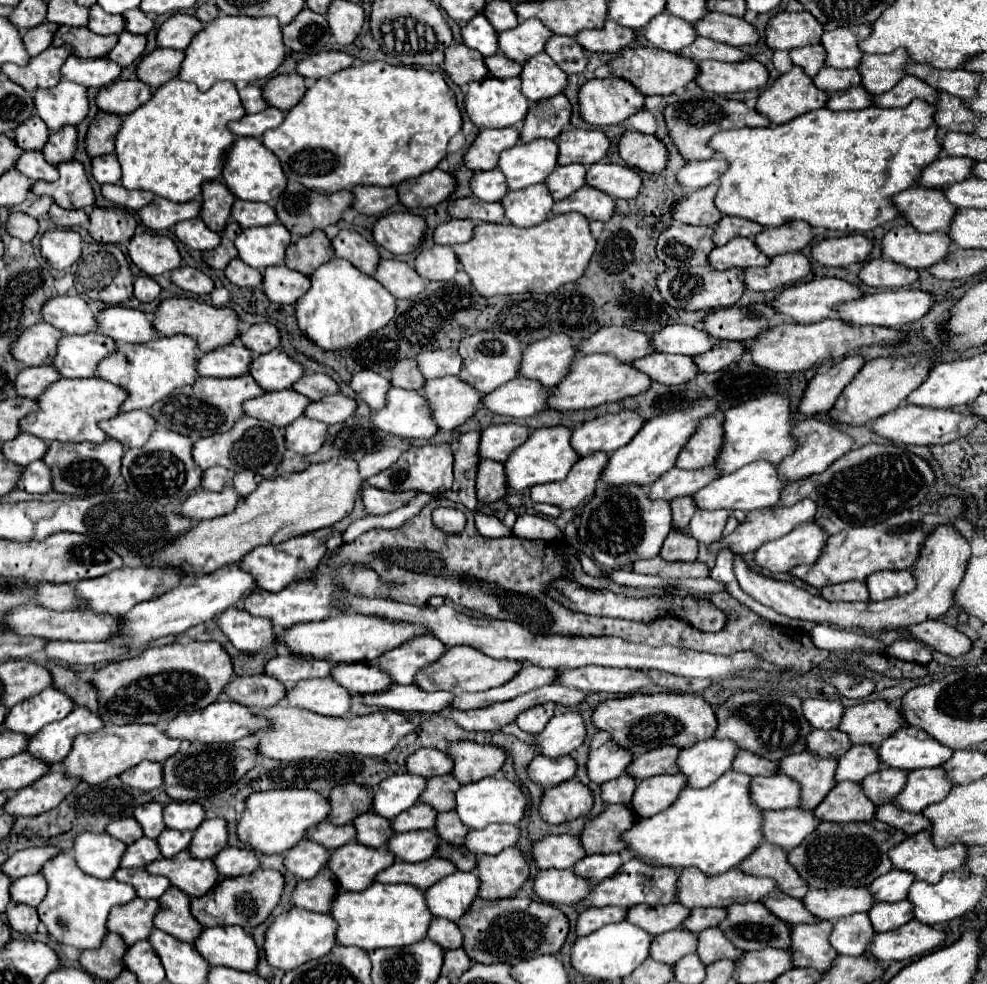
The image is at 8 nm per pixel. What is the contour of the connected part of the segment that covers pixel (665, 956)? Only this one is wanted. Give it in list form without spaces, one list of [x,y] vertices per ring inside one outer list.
[[[677,928],[653,938],[651,958],[673,966],[677,960],[681,960],[687,954],[693,954],[695,950],[697,950],[697,934],[685,932],[685,928]]]

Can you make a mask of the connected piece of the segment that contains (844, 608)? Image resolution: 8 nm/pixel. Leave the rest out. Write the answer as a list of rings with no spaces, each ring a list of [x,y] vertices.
[[[953,526],[933,528],[931,536],[921,546],[919,558],[911,566],[913,578],[917,580],[913,592],[907,592],[903,596],[895,596],[889,600],[881,600],[881,602],[827,602],[825,598],[813,596],[807,590],[793,586],[791,582],[779,582],[779,580],[773,580],[773,578],[767,578],[767,576],[761,576],[749,570],[749,566],[741,560],[741,556],[735,556],[733,566],[735,566],[735,576],[741,588],[747,594],[751,594],[755,600],[773,608],[779,614],[785,614],[797,620],[817,622],[817,624],[827,622],[827,624],[847,628],[847,630],[861,628],[871,634],[881,634],[889,630],[903,630],[907,626],[913,626],[925,620],[937,620],[939,616],[943,616],[953,604],[953,592],[963,578],[969,556],[971,556],[971,546],[967,538],[959,534]]]

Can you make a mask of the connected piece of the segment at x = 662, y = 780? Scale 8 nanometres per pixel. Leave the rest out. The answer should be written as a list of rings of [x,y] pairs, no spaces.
[[[673,774],[673,776],[653,776],[647,780],[641,780],[637,784],[637,790],[633,794],[631,806],[641,818],[649,818],[659,814],[661,810],[669,808],[673,800],[677,800],[679,792],[687,788],[685,776]]]

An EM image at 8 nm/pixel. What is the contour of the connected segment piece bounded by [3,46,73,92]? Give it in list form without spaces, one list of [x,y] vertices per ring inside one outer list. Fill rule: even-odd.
[[[61,46],[61,48],[47,48],[45,52],[41,52],[39,56],[31,58],[31,62],[23,68],[15,66],[15,64],[5,64],[3,66],[3,74],[21,84],[25,90],[33,92],[37,88],[53,88],[59,84],[61,80],[61,64],[71,56],[73,48],[69,46]]]

